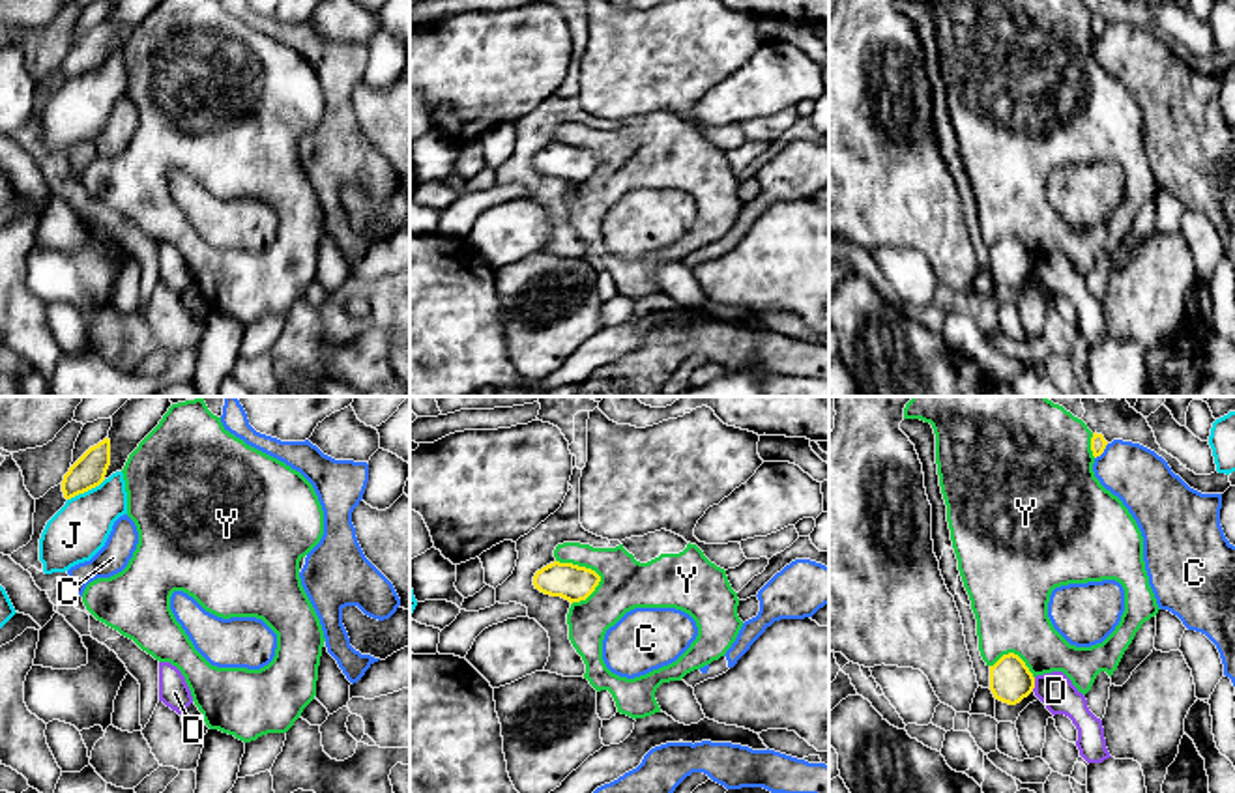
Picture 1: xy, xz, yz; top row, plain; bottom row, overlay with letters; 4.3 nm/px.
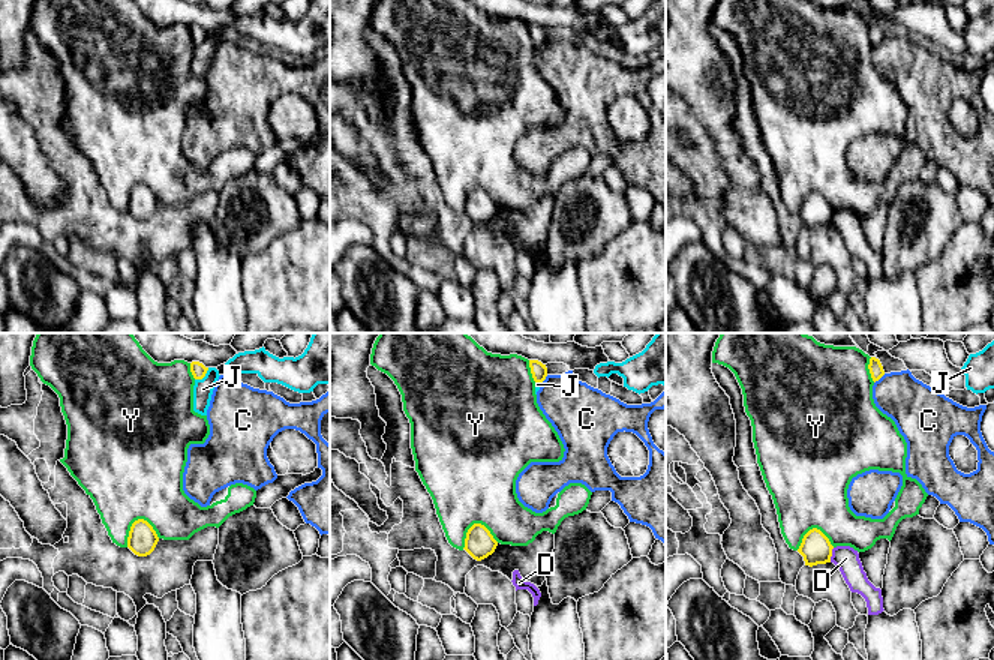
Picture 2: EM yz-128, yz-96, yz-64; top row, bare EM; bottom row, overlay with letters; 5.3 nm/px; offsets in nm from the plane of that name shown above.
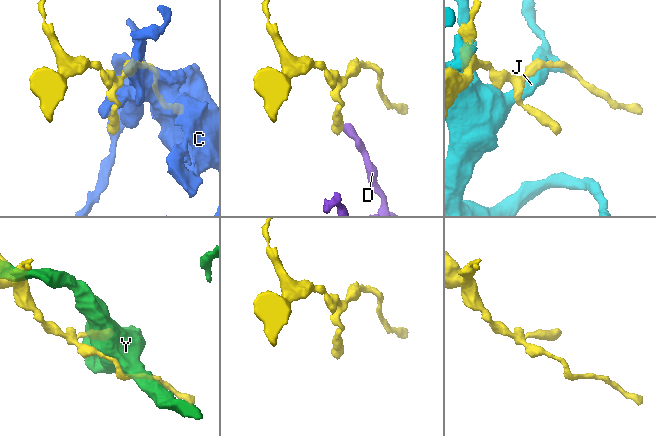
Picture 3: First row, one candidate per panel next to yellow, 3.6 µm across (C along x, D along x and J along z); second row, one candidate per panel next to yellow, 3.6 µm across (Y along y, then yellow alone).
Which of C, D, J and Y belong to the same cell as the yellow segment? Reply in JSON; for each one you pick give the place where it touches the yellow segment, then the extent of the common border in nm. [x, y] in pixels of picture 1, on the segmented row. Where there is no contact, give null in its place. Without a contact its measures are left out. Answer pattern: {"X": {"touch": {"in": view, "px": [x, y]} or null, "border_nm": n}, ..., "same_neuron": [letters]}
{"same_neuron": []}

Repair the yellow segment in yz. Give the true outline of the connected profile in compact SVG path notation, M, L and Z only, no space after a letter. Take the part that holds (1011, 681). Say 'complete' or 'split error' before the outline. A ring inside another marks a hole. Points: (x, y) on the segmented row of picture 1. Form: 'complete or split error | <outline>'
complete | M1003 655L990 666L990 690L995 699L1016 705L1035 688L1035 677L1025 662L1014 655Z

